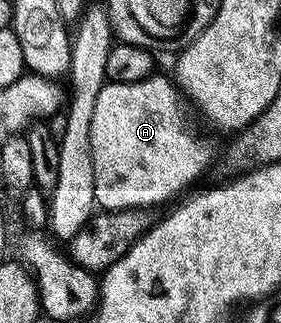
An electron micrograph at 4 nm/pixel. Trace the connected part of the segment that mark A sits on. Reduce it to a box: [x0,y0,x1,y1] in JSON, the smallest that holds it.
[91,73,210,212]

